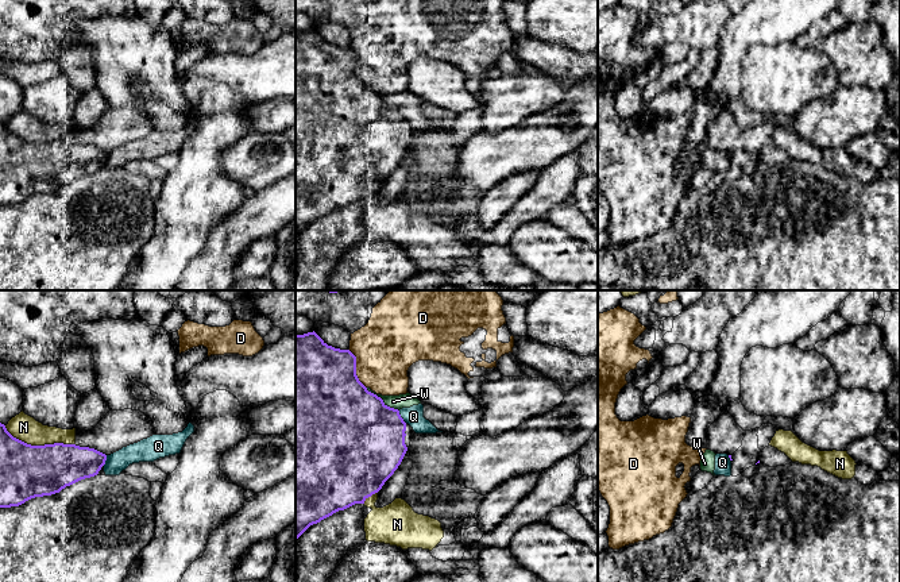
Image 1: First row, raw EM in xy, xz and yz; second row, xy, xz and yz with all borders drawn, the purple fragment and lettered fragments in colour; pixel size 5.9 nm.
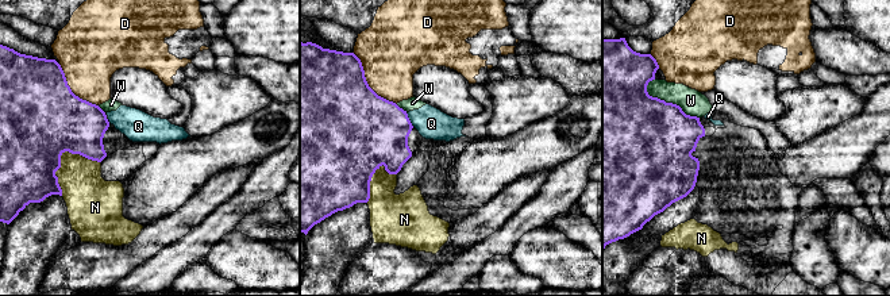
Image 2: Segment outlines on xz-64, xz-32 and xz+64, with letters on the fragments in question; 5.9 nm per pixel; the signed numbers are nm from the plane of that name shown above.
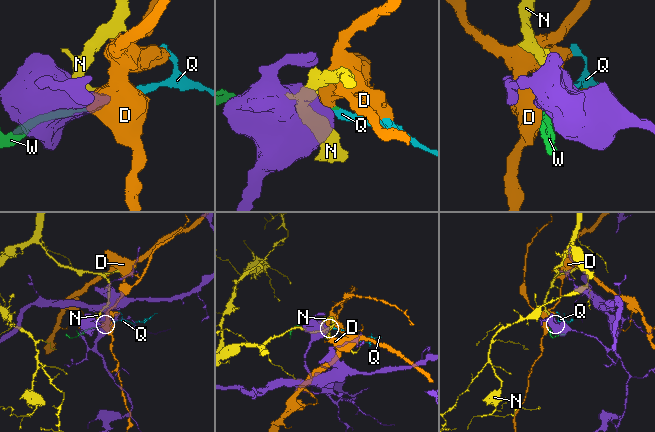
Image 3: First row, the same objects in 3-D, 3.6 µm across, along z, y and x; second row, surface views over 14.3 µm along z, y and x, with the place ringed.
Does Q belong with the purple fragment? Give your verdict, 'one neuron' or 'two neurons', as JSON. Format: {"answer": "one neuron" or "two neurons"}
{"answer": "two neurons"}

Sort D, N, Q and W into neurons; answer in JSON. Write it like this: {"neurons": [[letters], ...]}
{"neurons": [["D"], ["N"], ["Q", "W"]]}

